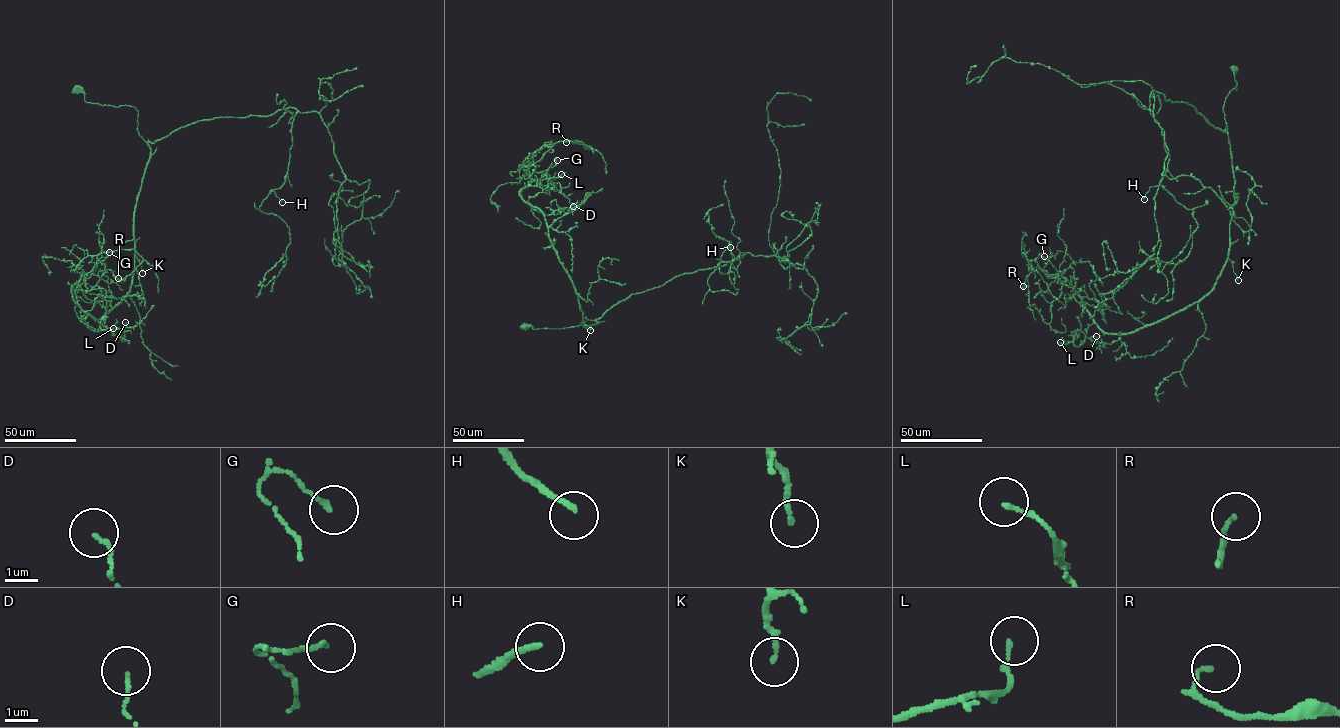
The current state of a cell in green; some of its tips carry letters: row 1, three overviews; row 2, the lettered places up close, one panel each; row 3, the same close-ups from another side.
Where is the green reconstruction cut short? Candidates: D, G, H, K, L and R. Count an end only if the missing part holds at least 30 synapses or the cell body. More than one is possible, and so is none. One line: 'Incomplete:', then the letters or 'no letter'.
Incomplete: H

